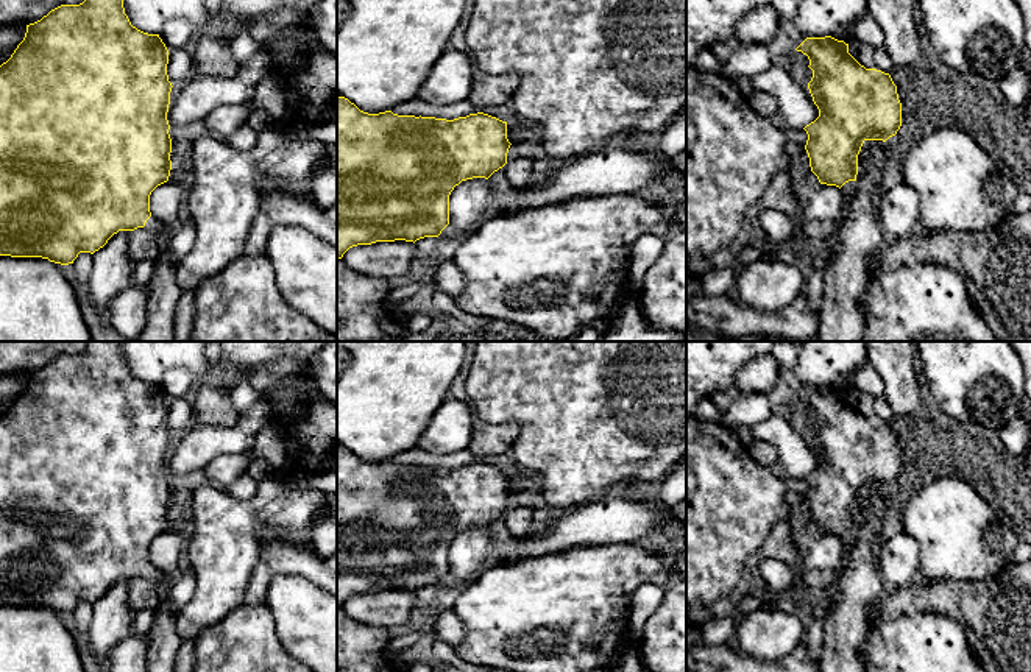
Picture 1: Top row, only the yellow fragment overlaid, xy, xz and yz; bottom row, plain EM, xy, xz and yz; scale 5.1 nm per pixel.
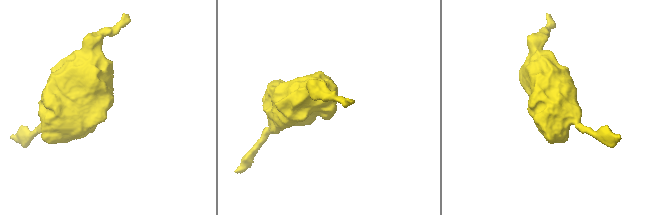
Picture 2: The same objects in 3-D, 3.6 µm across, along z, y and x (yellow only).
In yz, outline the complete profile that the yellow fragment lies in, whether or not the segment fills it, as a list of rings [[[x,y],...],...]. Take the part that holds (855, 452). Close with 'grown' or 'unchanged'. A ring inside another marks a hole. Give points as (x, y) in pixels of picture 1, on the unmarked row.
[[[831,385],[806,387],[797,398],[810,409],[813,427],[810,443],[819,466],[803,479],[808,483],[805,499],[811,521],[820,533],[842,536],[856,530],[858,504],[866,490],[883,490],[895,485],[902,476],[902,452],[889,423],[866,418],[850,402],[849,393]]]; unchanged

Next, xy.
[[[86,341],[80,354],[61,354],[41,370],[27,374],[23,390],[0,415],[0,605],[42,607],[69,614],[80,602],[94,603],[119,580],[147,577],[156,585],[172,578],[150,561],[151,541],[168,530],[172,488],[167,469],[172,432],[167,424],[168,399],[159,384],[148,384],[131,374],[123,357],[123,341]]]; grown

